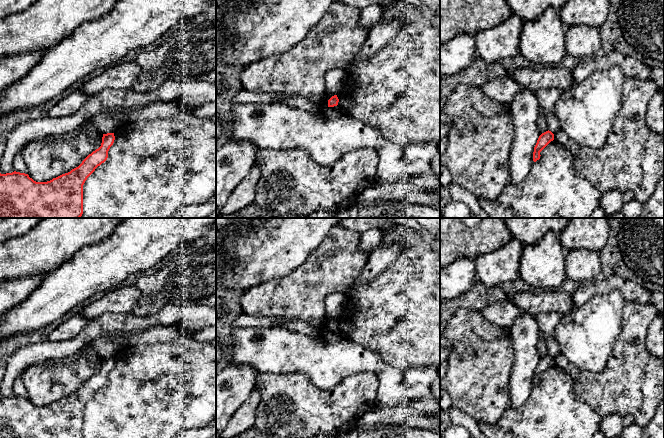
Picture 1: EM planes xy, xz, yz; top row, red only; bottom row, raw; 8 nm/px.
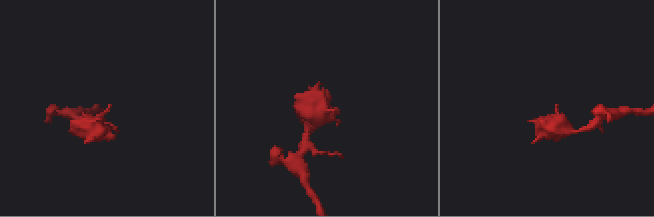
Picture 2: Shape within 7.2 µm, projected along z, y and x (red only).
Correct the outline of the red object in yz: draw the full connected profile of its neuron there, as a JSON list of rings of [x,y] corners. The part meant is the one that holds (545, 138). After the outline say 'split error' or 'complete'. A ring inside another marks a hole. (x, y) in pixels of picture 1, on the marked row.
[[[549,130],[542,133],[539,136],[533,152],[534,162],[540,159],[540,156],[541,156],[540,152],[553,140],[554,140],[554,134]]] | complete

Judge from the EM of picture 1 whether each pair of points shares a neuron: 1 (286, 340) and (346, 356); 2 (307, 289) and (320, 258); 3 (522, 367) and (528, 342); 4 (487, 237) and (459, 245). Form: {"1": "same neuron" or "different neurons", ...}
{"1": "same neuron", "2": "same neuron", "3": "same neuron", "4": "same neuron"}

